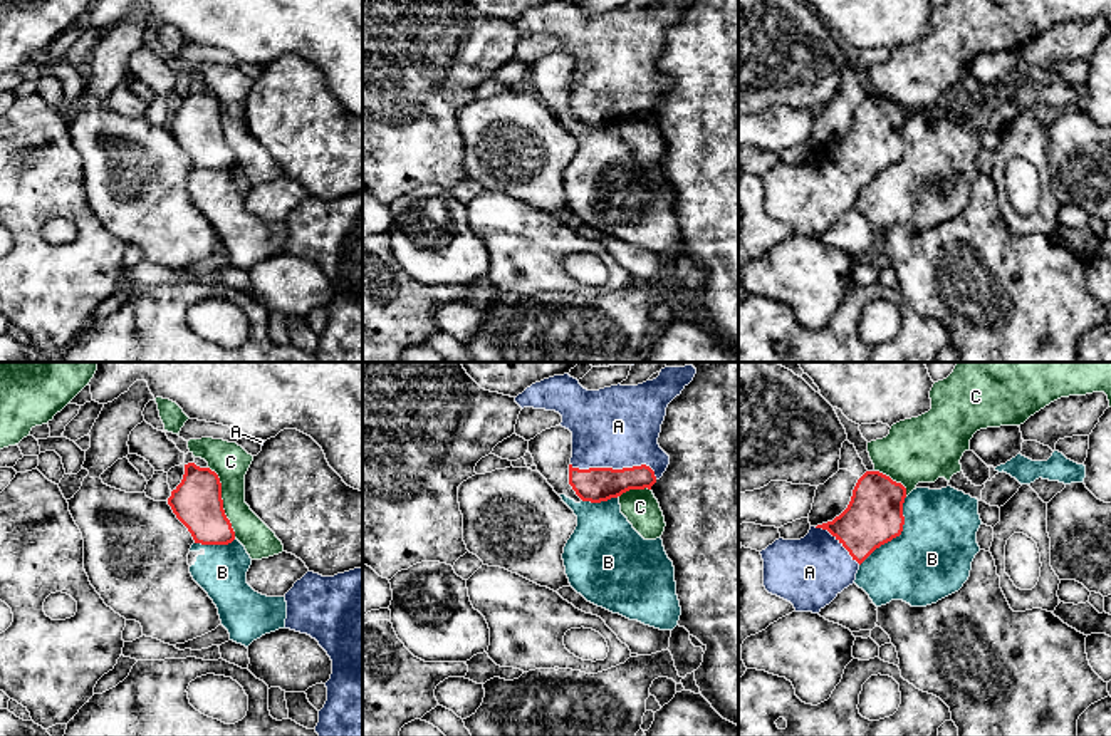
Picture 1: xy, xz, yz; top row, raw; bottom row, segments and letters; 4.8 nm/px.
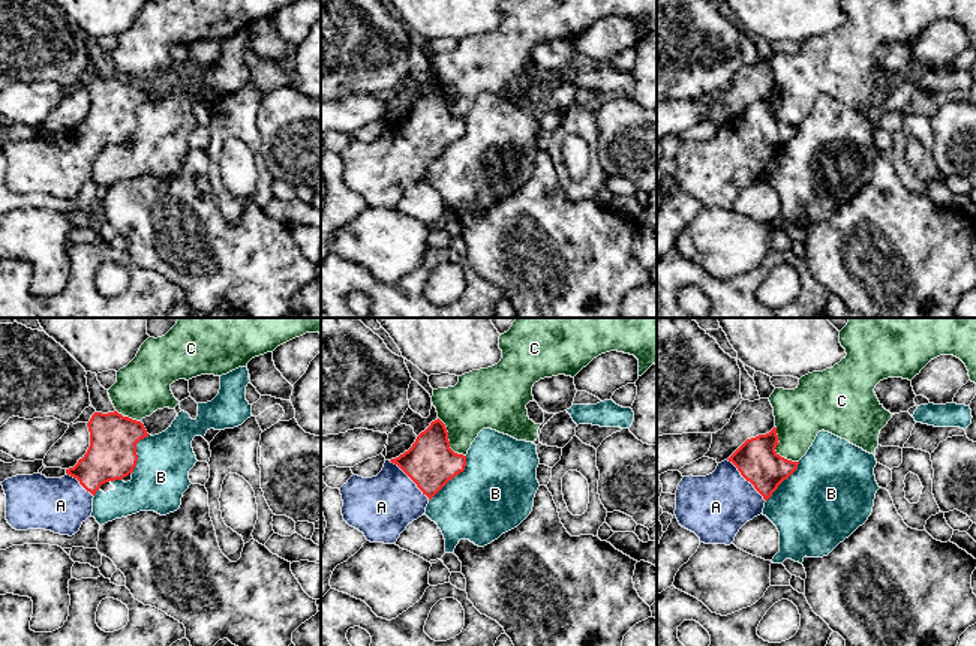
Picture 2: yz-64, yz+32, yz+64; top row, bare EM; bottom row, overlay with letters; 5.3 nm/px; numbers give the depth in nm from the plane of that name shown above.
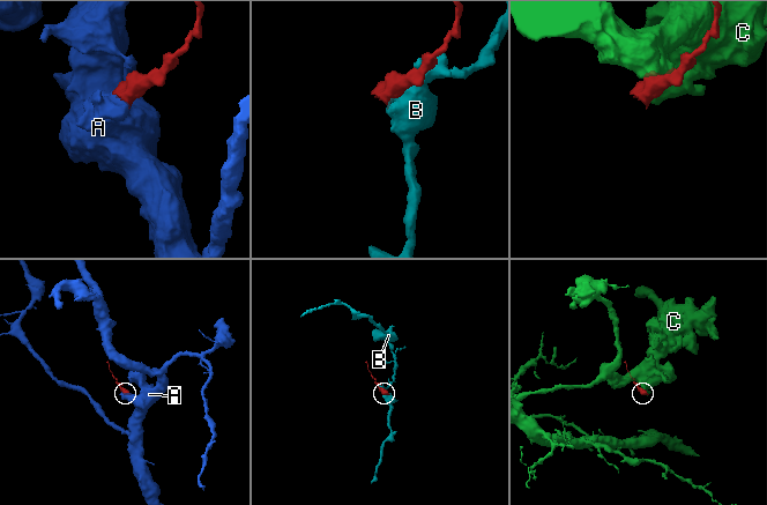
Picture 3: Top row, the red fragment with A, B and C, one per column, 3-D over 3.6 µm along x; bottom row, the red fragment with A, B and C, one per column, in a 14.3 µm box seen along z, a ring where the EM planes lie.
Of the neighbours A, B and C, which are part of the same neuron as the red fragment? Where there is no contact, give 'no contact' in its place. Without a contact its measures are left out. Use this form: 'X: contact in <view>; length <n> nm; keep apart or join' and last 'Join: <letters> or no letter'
A: contact in xz; length 420 nm; join
B: contact in yz; length 400 nm; keep apart
C: contact in xy; length 360 nm; keep apart
Join: A

